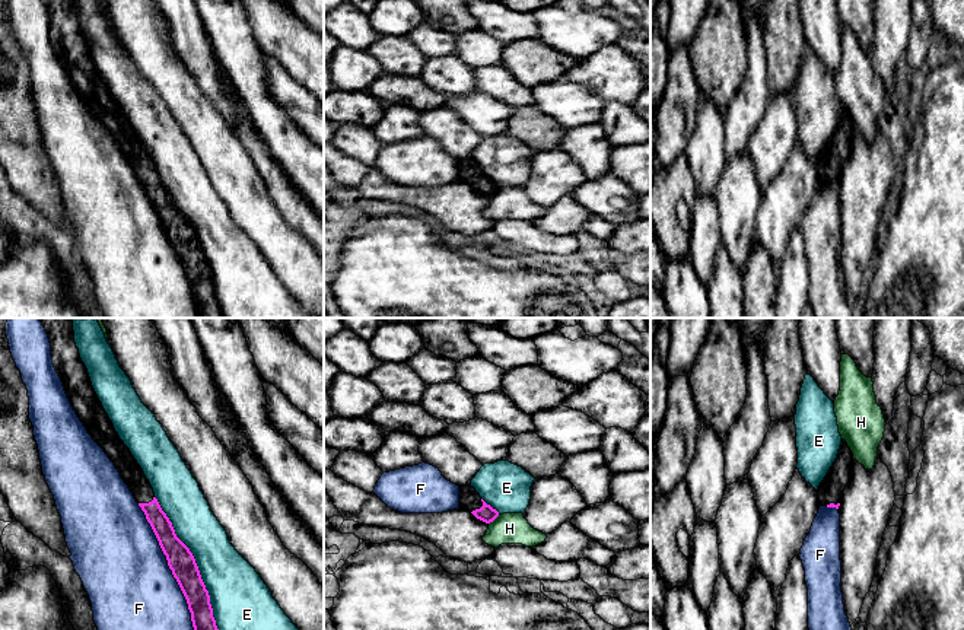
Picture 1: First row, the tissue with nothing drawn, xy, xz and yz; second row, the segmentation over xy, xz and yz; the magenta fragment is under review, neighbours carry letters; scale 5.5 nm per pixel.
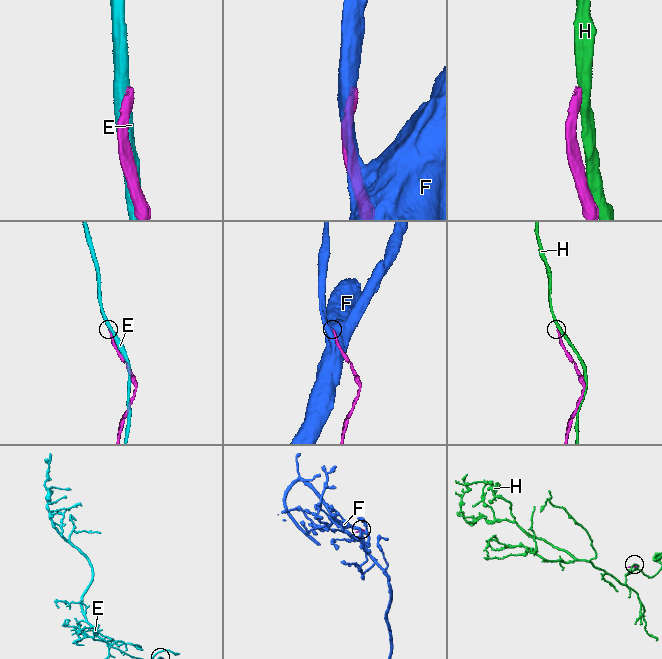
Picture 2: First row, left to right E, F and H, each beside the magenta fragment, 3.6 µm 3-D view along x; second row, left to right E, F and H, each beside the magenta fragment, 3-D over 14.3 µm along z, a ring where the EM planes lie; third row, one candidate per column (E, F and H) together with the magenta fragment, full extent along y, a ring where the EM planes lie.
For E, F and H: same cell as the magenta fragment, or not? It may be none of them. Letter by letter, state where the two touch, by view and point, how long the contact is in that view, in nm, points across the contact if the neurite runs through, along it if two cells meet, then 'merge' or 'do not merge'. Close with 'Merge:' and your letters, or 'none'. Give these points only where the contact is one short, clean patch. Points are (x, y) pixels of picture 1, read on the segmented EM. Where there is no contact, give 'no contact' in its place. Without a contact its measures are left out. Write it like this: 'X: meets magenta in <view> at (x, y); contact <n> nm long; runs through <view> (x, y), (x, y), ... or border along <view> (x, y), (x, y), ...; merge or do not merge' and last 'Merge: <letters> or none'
E: meets magenta in xy at (196, 563); contact 800 nm long; do not merge
F: meets magenta in xy at (168, 565); contact 750 nm long; do not merge
H: meets magenta in xz at (493, 519); contact 80 nm long; do not merge
Merge: none

